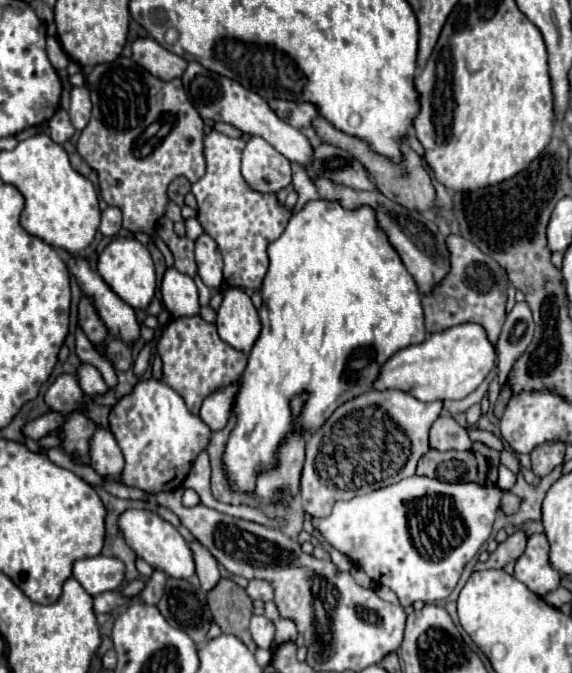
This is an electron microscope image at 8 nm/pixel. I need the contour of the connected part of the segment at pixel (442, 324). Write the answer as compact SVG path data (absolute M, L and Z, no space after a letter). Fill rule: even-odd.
M459 235L447 237L447 249L451 255L451 271L447 273L447 279L443 279L439 287L433 287L429 295L423 295L425 327L429 333L441 333L461 323L479 323L487 331L487 339L495 345L505 321L507 273L495 263L495 259L483 255L475 243Z

